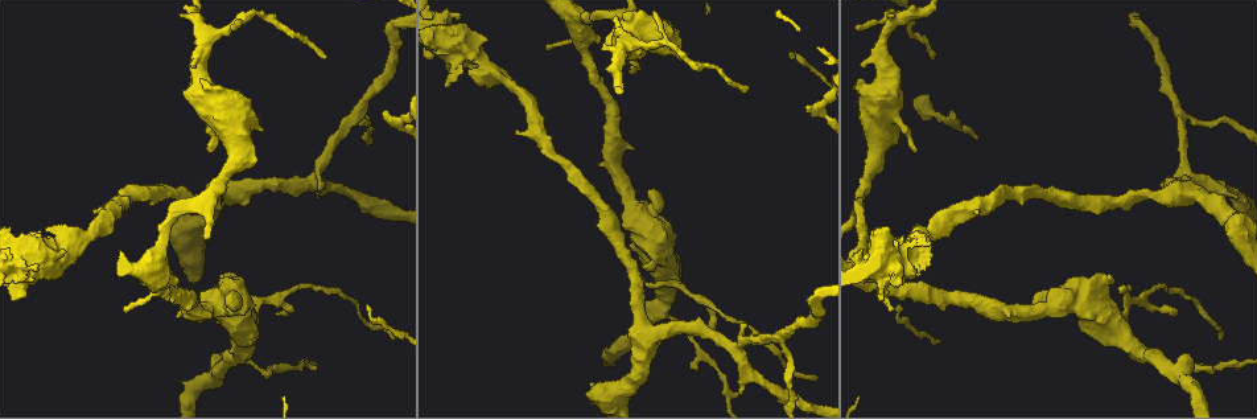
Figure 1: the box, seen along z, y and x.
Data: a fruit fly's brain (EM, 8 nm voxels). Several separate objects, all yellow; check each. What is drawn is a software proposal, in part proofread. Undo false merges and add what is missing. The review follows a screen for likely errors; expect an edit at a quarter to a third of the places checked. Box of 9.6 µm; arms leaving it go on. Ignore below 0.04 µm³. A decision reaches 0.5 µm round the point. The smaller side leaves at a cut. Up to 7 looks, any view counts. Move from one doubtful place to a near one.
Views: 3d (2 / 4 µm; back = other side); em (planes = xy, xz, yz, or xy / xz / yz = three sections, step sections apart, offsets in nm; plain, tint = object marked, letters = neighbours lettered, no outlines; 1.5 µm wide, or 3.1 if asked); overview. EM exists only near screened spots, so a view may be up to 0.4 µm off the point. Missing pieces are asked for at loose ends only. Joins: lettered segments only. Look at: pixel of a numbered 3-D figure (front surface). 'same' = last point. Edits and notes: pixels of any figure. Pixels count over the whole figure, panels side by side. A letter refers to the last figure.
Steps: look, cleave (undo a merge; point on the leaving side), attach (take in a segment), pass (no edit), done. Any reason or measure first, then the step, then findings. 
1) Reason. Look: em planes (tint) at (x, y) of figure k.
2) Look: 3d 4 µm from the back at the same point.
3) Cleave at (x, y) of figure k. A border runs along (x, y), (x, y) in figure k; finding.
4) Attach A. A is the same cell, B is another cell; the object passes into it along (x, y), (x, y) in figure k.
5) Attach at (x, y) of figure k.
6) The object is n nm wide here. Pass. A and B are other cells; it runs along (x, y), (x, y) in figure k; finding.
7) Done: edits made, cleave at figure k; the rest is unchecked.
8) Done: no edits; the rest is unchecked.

Thin end. Look: em planes (letters) at (394, 338) of figure 1.

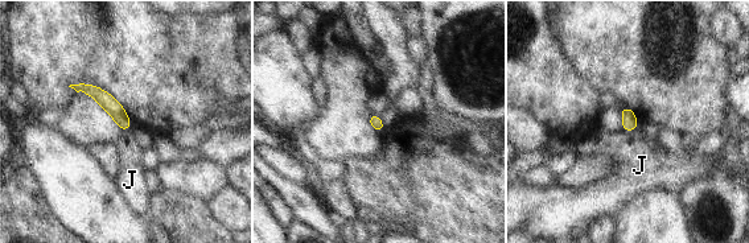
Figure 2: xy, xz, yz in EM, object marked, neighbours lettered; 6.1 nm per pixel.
Pass. J is another cell; a border runs along (636, 128), (622, 131) in figure 2; no lettered segment goes on from it.

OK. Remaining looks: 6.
Branch stops here. Look: 3d 2 µm from the back at (1237, 198) of figure 1.

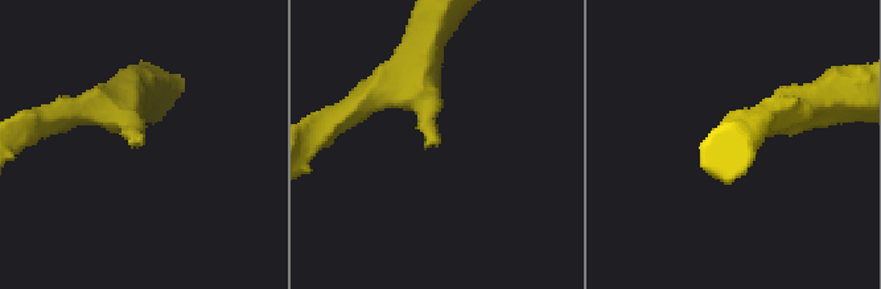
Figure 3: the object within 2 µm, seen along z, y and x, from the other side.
Shape alone is not enough. Look: em xz step 4 (tint) at (129, 141) of figure 3.

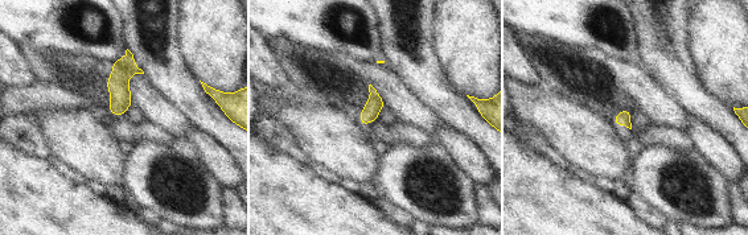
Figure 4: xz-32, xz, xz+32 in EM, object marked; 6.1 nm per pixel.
Look: em planes (letters) at the same point.

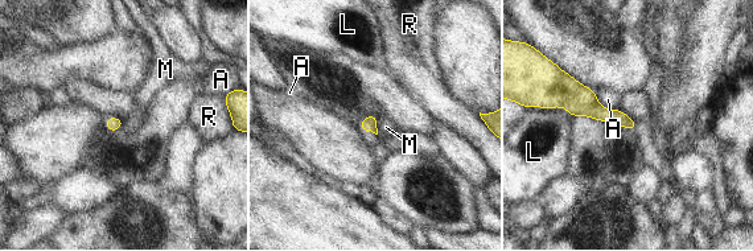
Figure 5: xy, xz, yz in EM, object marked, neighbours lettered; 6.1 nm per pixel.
Pass. A, L, M and R are other cells; a border runs along (378, 116), (375, 122), (377, 134) in figure 5; none of them fits.

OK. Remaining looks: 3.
Tapers out. Look: 3d 2 µm at (932, 58) of figure 1.

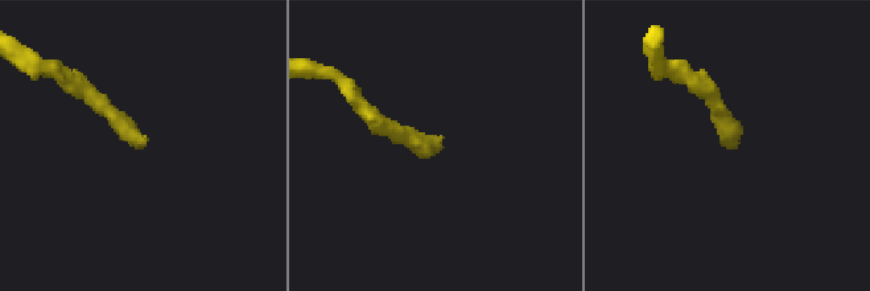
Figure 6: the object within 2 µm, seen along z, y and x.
Now the EM. Look: em planes (letters) at (732, 144) of figure 6.

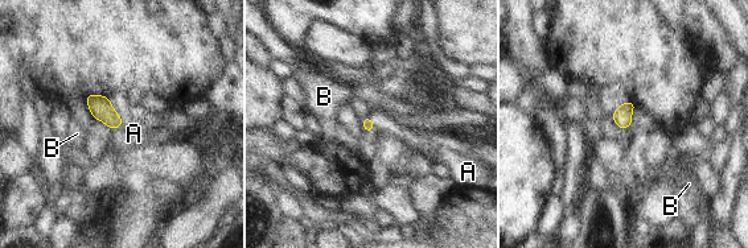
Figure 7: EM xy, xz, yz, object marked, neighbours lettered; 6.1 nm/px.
Attach A. A is the same cell, B is another cell; the object passes into it along (366, 123), (373, 122), (382, 123) in figure 7; the neuron continues.

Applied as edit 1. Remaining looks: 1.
Done: edits made, attach at figure 7; the rest is unchecked.

